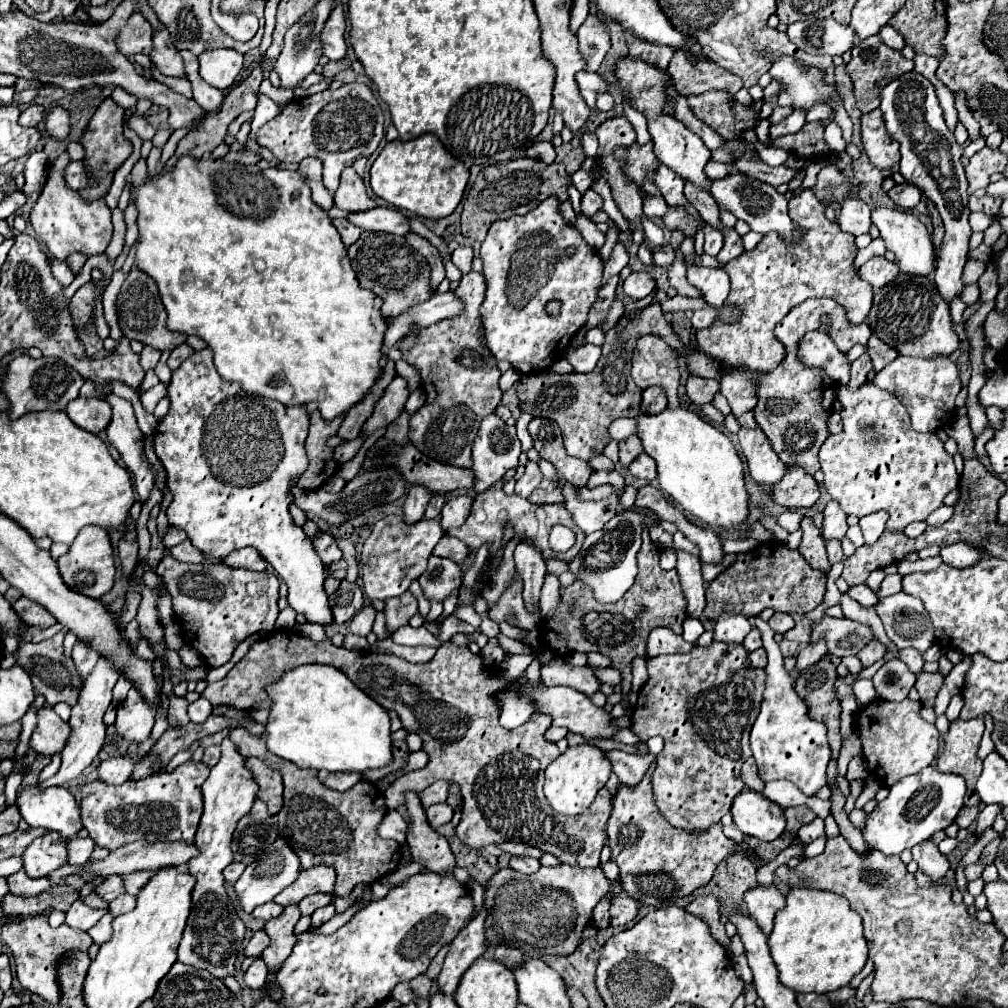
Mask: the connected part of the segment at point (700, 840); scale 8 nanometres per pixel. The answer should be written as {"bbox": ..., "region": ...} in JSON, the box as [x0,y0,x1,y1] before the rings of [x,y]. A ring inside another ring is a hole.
{"bbox":[608,766,738,906],"region":[[[654,766],[638,786],[618,788],[614,810],[608,820],[608,846],[612,848],[612,860],[620,866],[624,892],[644,906],[658,906],[662,902],[678,900],[692,894],[696,888],[706,886],[716,866],[738,850],[738,844],[724,836],[720,822],[708,828],[702,836],[674,828],[660,814],[654,802],[652,770]]]}

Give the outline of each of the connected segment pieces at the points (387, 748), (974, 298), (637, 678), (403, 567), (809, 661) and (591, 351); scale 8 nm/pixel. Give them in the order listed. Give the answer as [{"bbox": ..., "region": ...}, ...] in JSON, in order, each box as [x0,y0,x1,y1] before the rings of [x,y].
[{"bbox":[264,664,392,774],"region":[[[324,664],[298,666],[268,684],[266,692],[272,706],[264,732],[272,754],[294,762],[298,768],[354,770],[360,774],[392,760],[388,712],[344,678],[340,670]]]},{"bbox":[962,284,980,306],"region":[[[968,284],[964,288],[964,292],[962,292],[962,302],[966,306],[970,306],[970,304],[976,304],[978,300],[980,300],[980,288],[978,288],[978,284]]]},{"bbox":[632,656,648,692],"region":[[[636,656],[632,660],[632,692],[638,692],[644,684],[646,684],[646,678],[648,678],[648,672],[646,672],[646,658],[644,656]]]},{"bbox":[360,516,444,600],"region":[[[386,516],[376,522],[370,538],[366,540],[360,562],[362,562],[362,582],[364,592],[370,600],[388,600],[404,594],[414,580],[422,576],[428,566],[428,556],[432,554],[438,540],[444,536],[440,526],[440,516],[434,520],[420,520],[414,526],[404,524],[400,516]]]},{"bbox":[796,640,828,672],"region":[[[826,640],[810,642],[810,644],[796,656],[796,672],[802,672],[802,668],[812,666],[812,664],[818,662],[826,652],[828,652],[828,648],[826,648]]]},{"bbox":[564,344,600,372],"region":[[[584,344],[582,348],[576,350],[570,348],[564,358],[574,366],[576,372],[592,372],[600,358],[600,348],[594,344]]]}]

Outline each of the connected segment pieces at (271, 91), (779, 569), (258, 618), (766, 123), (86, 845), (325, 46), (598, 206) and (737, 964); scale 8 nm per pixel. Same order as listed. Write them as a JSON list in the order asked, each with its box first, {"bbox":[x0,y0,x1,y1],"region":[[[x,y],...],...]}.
[{"bbox":[260,78,294,105],"region":[[[268,78],[262,80],[262,84],[260,84],[260,92],[266,94],[267,97],[279,105],[285,105],[294,98],[294,91],[292,88],[274,88],[274,86],[270,84]]]},{"bbox":[700,542,827,630],"region":[[[762,542],[750,552],[736,554],[736,562],[720,572],[706,588],[706,608],[700,622],[706,630],[714,628],[718,616],[726,612],[758,616],[764,608],[786,614],[806,614],[824,602],[827,577],[810,568],[798,550],[790,550],[784,542]]]},{"bbox":[156,554,278,668],"region":[[[166,554],[158,568],[156,574],[164,580],[168,594],[172,596],[172,608],[176,618],[184,624],[184,618],[190,618],[192,622],[198,624],[196,632],[190,638],[190,646],[196,648],[202,656],[204,662],[210,668],[218,668],[222,664],[226,664],[232,658],[232,652],[236,650],[236,646],[248,638],[250,634],[262,630],[262,632],[272,632],[274,630],[274,622],[278,616],[278,578],[272,576],[270,572],[250,572],[250,570],[242,570],[242,568],[230,568],[222,562],[216,564],[184,564],[178,562],[174,556]]]},{"bbox":[754,118,771,145],"region":[[[768,118],[761,119],[756,125],[756,128],[754,128],[754,131],[762,143],[771,145],[771,139],[769,135],[770,126],[771,124]]]},{"bbox":[66,838,96,866],"region":[[[70,838],[66,842],[66,850],[68,850],[68,864],[74,866],[82,866],[90,860],[90,854],[94,850],[96,842],[92,838]]]},{"bbox":[322,4,346,60],"region":[[[338,4],[324,30],[322,30],[322,50],[324,50],[324,56],[328,56],[330,60],[342,60],[346,56],[346,42],[344,42],[344,30],[346,30],[346,20],[344,20],[344,10],[342,6]]]},{"bbox":[580,188,602,216],"region":[[[588,188],[588,190],[582,194],[580,208],[582,208],[582,214],[584,214],[584,216],[592,216],[592,214],[596,214],[598,210],[602,210],[602,198],[600,198],[600,194],[596,194],[592,188]]]},{"bbox":[732,954,753,985],"region":[[[745,954],[740,955],[738,957],[733,957],[732,960],[733,960],[733,968],[738,977],[740,977],[743,980],[744,984],[746,985],[752,983],[753,975],[748,965],[748,961]]]}]

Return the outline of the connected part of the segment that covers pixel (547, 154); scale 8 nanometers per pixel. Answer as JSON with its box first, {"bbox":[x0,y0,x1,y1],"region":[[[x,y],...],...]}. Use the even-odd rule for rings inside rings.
{"bbox":[526,142,556,164],"region":[[[534,142],[528,150],[526,150],[526,154],[530,156],[530,158],[534,158],[534,160],[540,160],[540,162],[544,162],[544,164],[552,164],[554,162],[554,158],[556,158],[556,152],[554,152],[554,146],[552,146],[552,142]]]}

